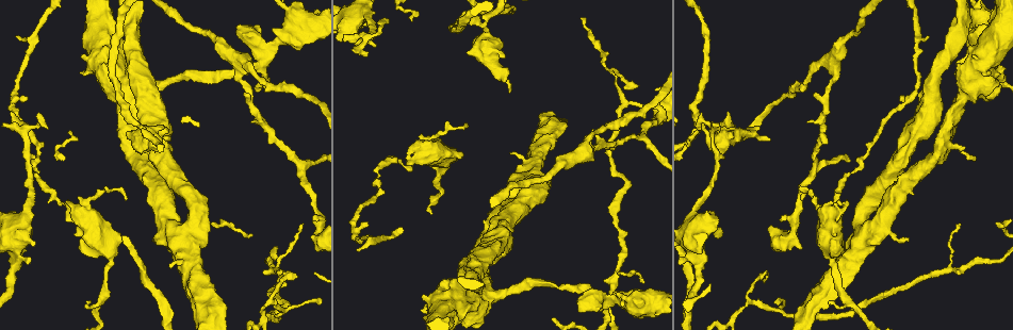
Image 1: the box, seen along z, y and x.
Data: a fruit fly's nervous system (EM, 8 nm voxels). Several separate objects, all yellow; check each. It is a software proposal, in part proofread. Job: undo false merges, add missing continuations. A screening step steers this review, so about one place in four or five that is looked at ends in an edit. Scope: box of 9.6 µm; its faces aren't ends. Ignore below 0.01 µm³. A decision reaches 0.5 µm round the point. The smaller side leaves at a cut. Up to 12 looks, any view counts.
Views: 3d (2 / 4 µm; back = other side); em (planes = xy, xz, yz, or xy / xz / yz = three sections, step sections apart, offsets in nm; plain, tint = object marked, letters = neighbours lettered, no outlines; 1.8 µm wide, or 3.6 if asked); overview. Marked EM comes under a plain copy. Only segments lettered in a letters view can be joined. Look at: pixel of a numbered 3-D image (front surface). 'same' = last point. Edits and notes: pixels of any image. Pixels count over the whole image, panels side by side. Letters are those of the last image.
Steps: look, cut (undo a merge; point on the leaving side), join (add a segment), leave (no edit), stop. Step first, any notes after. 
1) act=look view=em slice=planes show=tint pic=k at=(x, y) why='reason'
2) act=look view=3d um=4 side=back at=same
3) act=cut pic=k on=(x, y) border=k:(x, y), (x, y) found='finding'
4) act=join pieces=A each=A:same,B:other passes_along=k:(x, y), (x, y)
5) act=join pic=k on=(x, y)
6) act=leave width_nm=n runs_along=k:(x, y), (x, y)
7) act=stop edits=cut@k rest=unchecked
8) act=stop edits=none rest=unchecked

act=look view=3d um=2 pic=1 at=(745, 136) why='sudden change in width'

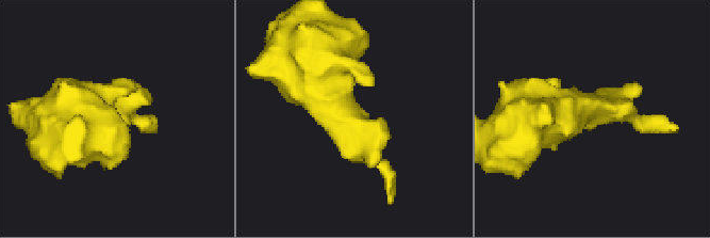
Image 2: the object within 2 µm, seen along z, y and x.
act=look view=em slice=planes show=tint pic=2 at=(591, 110) why='shape alone is not enough'

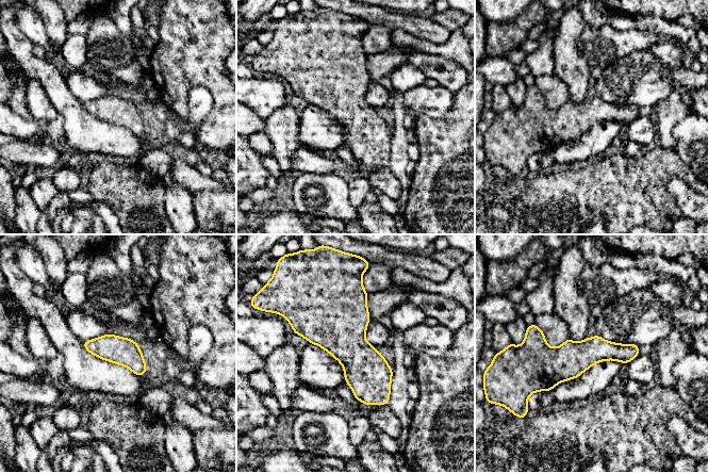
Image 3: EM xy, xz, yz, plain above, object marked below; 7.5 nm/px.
act=look view=em slice=planes show=letters at=same

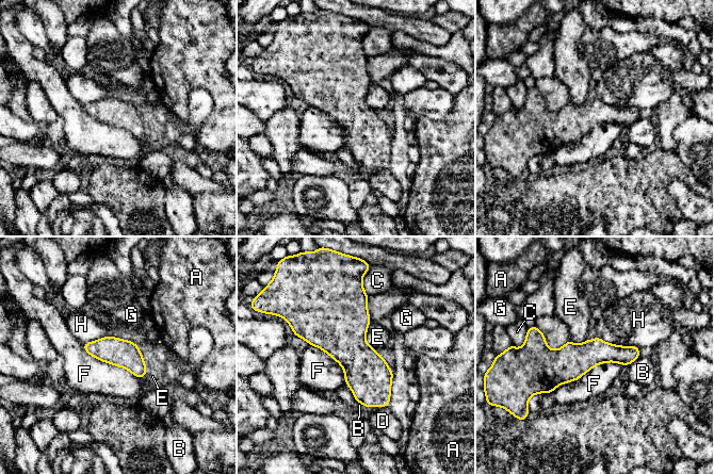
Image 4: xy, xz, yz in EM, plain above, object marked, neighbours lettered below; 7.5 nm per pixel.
act=leave each=A:other,B:other,C:other,D:other,E:other,F:other,G:other,H:other runs_along=4:(531, 350), (541, 357), (636, 355) found='all the same neuron'

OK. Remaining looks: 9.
act=look view=3d um=4 side=back pic=1 at=(364, 34) why='sharp bend'

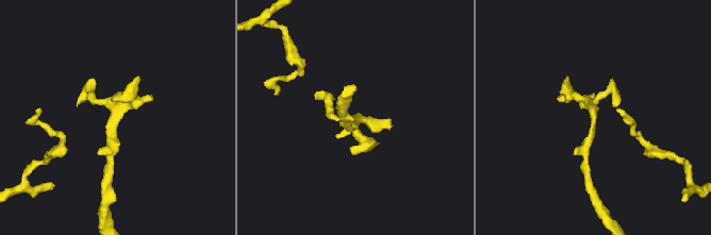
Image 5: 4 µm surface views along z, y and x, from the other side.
act=look view=em slice=planes show=letters pic=5 at=(117, 109)

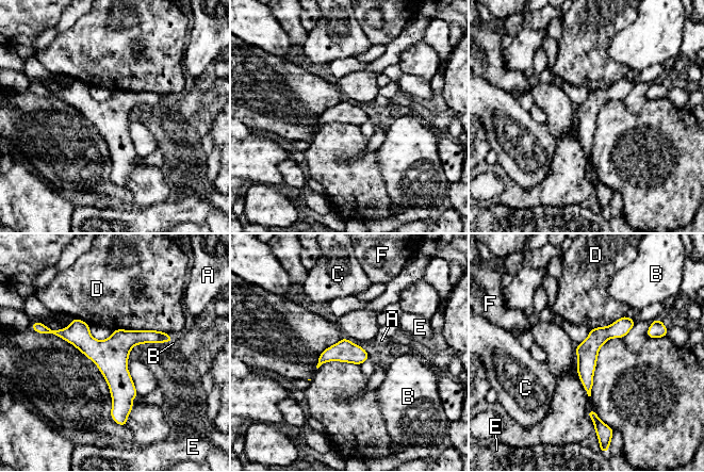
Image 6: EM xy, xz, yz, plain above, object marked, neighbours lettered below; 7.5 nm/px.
act=leave each=A:other,B:other,C:other,D:other,E:other,F:other runs_along=6:(75, 321), (118, 377), (116, 417) found='one neuron here'

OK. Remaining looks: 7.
act=look view=3d um=4 pic=1 at=(829, 220) why='a fork'

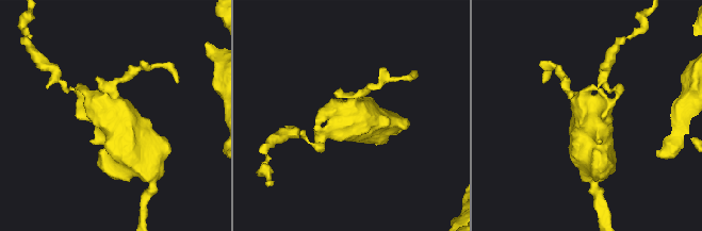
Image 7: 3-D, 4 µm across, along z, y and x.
act=look view=em slice=planes show=tint pic=7 at=(594, 117)

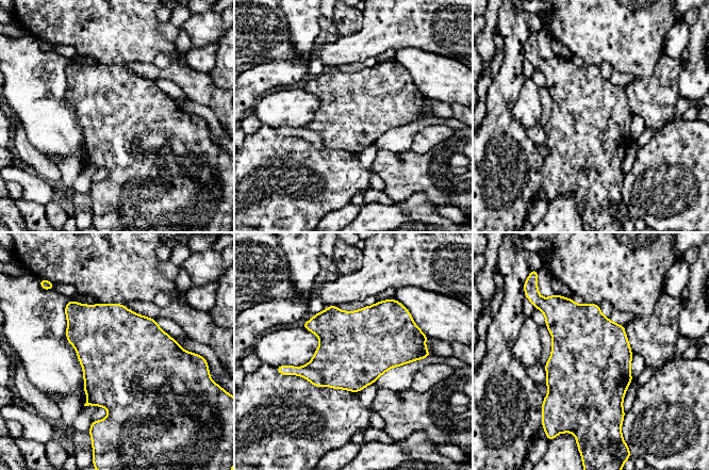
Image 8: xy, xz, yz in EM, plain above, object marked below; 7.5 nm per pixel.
act=look view=em slice=planes show=letters at=same why='see the neighbours'

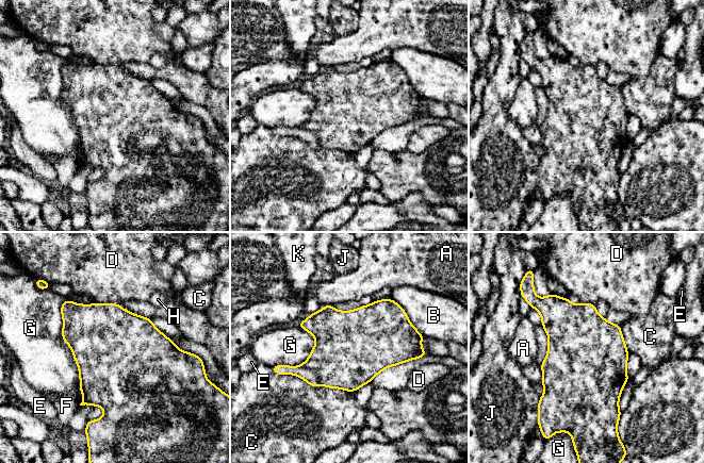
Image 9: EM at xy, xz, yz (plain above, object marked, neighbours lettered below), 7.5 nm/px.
act=cut pic=9 on=(309, 376) each=A:other,B:other,C:other,D:other,E:other,F:other,G:other,H:other,J:other,K:other found='a second neuron is stuck on'

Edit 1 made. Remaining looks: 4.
act=look view=3d um=2 pic=1 at=(901, 189) why='sharp bend'

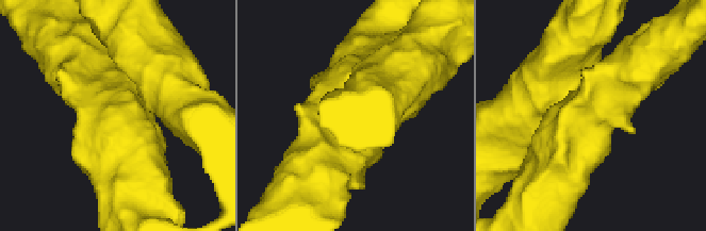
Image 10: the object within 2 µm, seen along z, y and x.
act=look view=em slice=xz step=8 show=tint pic=10 at=(119, 107) why='need the tissue'

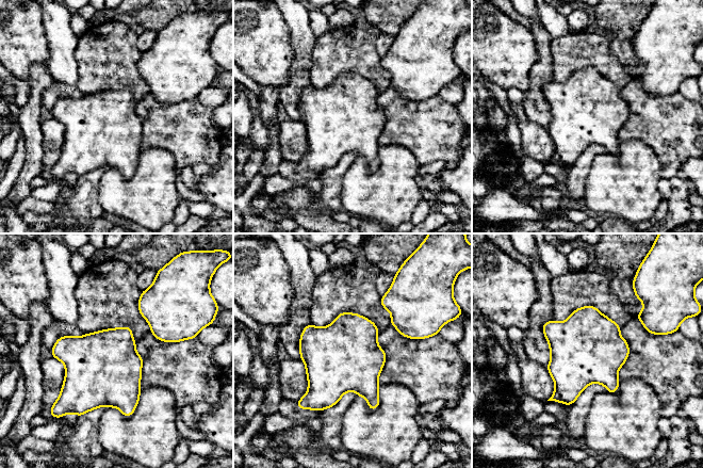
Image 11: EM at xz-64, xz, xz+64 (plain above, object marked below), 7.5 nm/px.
act=look view=em slice=xz step=8 show=letters at=same why='see the neighbours'

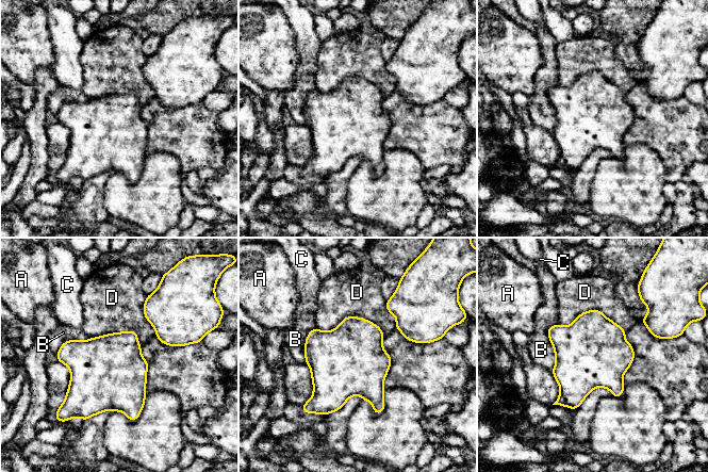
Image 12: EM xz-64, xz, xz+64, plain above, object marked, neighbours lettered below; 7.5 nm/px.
act=leave each=A:other,B:other,C:other,D:other border=12:(315, 328), (362, 316), (384, 336) found='continuous, no second neuron'

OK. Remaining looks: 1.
act=stop edits=cut@9 rest=unchecked

